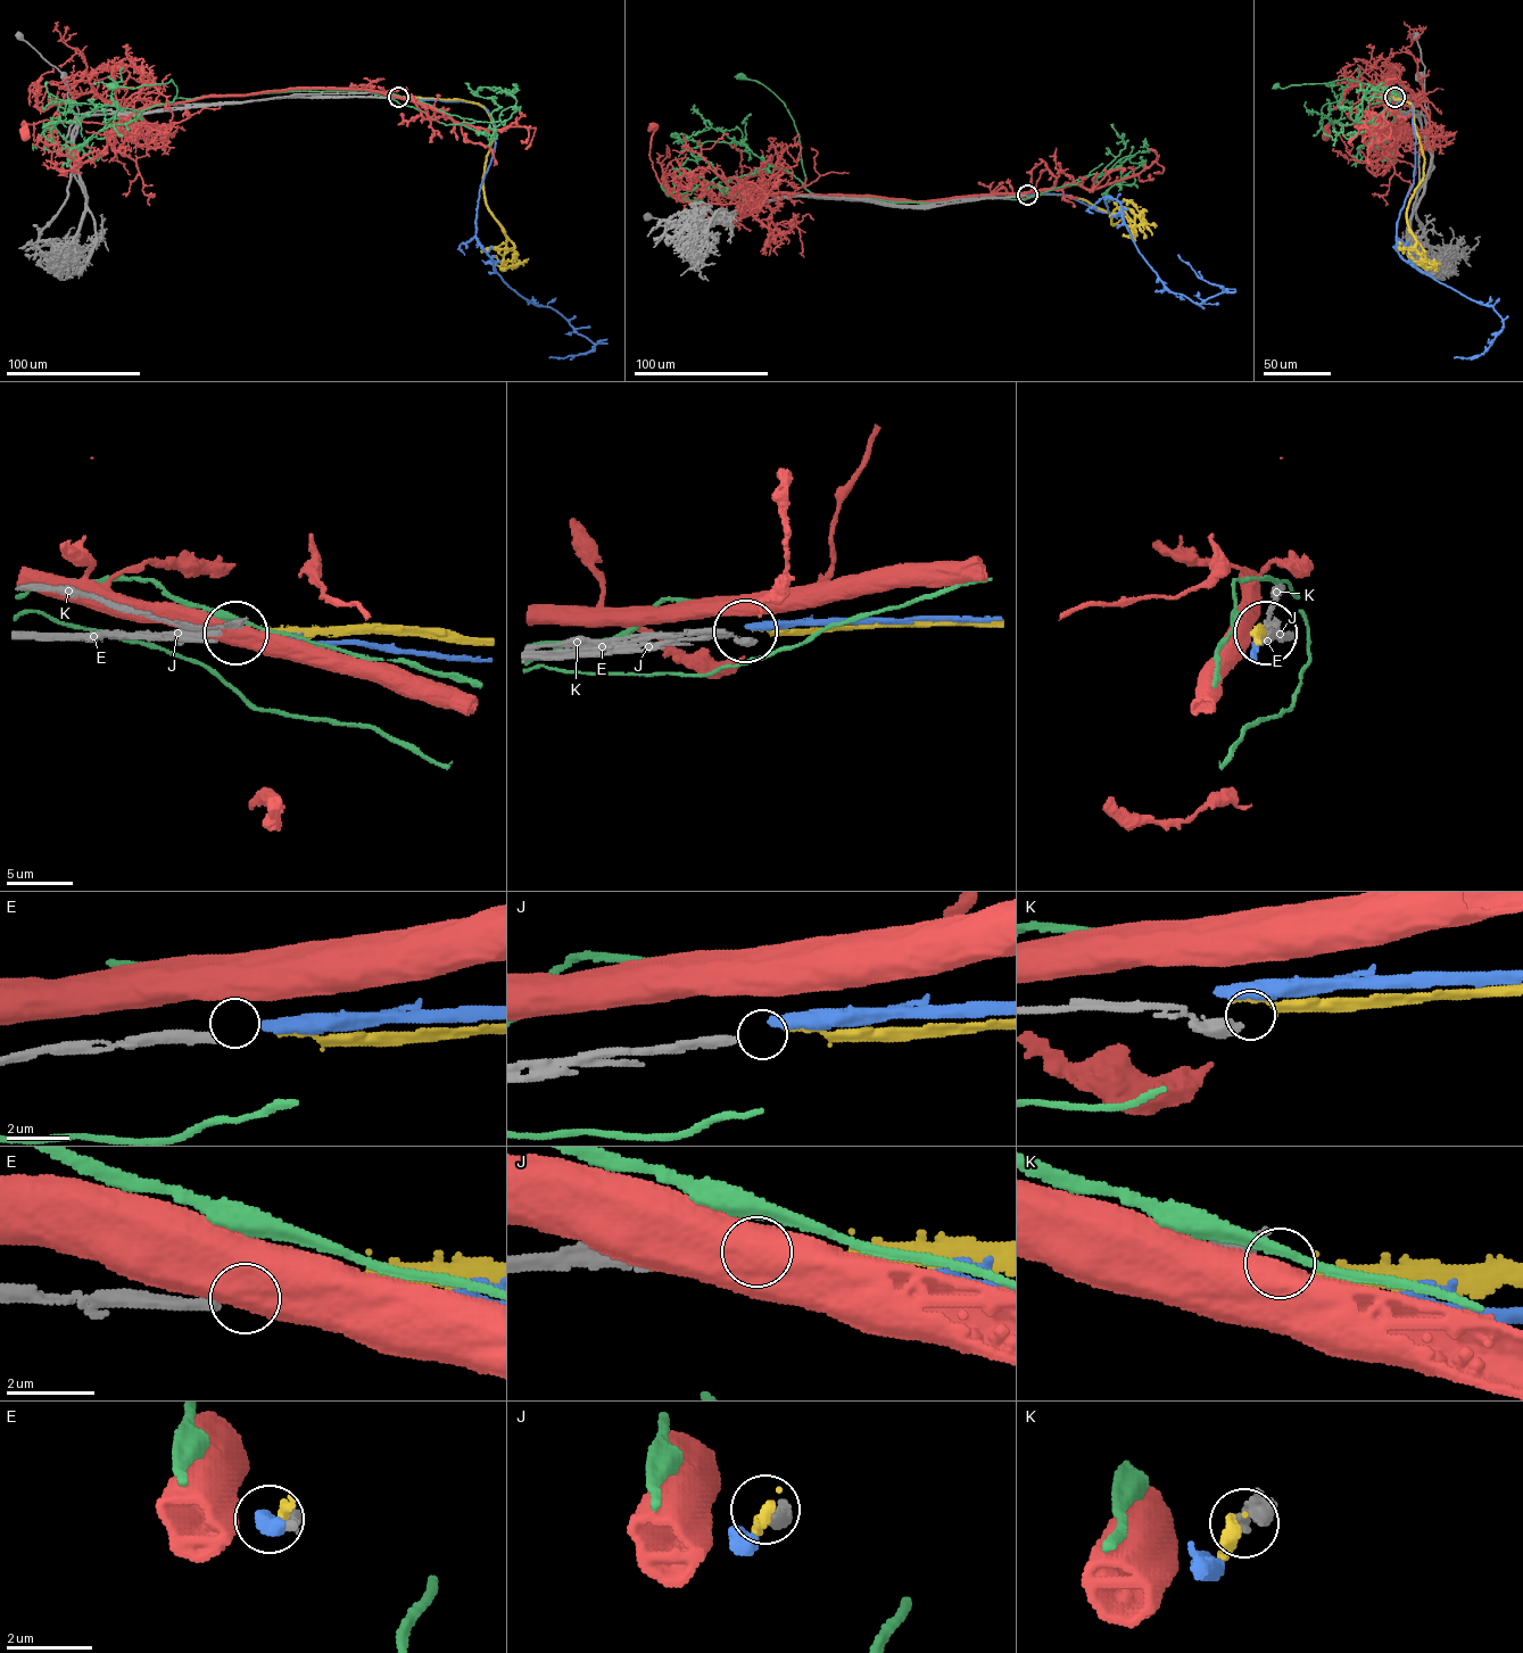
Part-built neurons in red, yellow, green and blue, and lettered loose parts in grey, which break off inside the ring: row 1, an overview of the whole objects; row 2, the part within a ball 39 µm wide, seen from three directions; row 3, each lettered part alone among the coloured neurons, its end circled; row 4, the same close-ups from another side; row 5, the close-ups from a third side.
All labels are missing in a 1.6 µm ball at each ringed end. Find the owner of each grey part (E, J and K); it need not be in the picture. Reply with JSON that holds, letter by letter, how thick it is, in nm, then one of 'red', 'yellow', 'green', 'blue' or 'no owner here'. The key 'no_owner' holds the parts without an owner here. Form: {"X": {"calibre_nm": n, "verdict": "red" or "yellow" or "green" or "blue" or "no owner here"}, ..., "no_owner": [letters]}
{"E": {"calibre_nm": 340, "verdict": "blue"}, "J": {"calibre_nm": 320, "verdict": "yellow"}, "K": {"calibre_nm": 550, "verdict": "no owner here"}, "no_owner": ["K"]}

